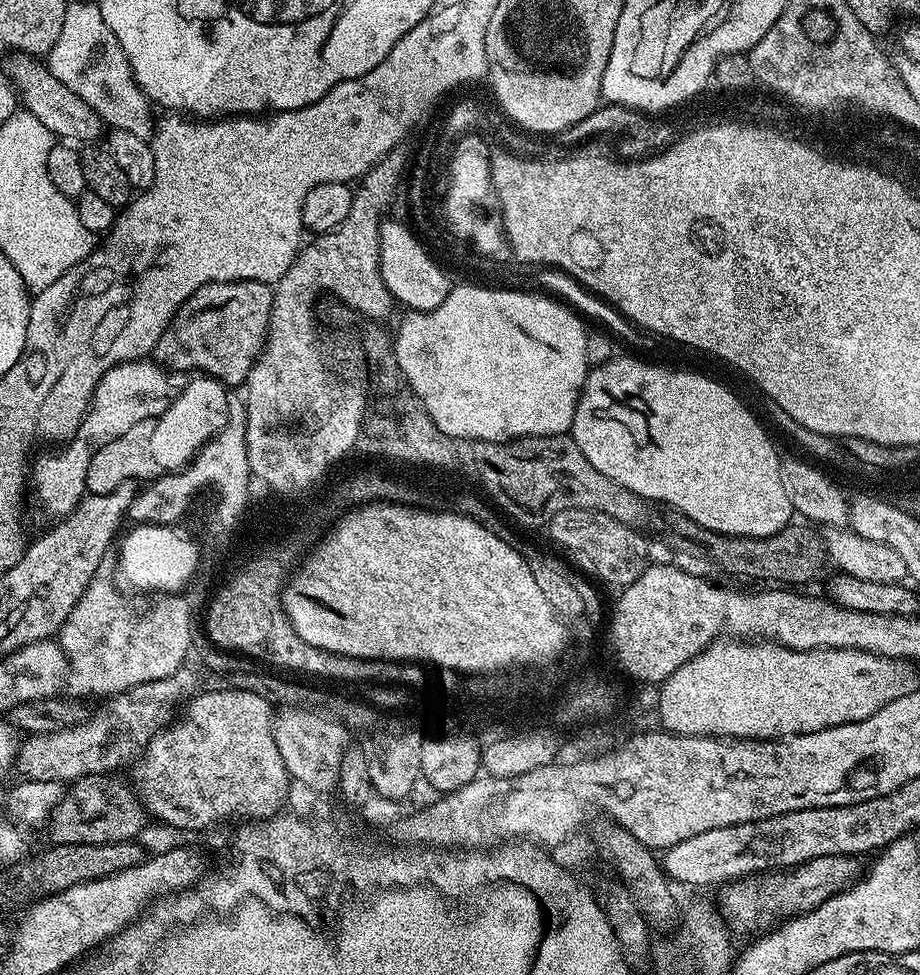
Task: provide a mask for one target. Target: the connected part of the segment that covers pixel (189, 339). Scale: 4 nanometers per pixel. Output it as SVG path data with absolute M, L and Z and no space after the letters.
M253 280L203 284L176 312L156 343L155 359L165 369L203 374L225 386L243 385L264 348L273 289Z

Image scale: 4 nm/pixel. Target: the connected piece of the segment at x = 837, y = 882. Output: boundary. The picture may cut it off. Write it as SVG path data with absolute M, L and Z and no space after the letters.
M823 855L822 858L806 860L792 869L754 874L731 881L719 891L725 913L722 914L730 924L732 922L731 927L735 931L750 932L754 928L764 927L767 929L778 921L812 912L822 902L851 887L861 875L860 863L855 856Z

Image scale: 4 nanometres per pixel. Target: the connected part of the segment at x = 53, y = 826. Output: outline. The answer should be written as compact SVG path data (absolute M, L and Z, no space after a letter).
M105 774L102 776L84 776L71 785L72 792L68 792L52 808L52 816L46 823L49 841L52 844L113 844L136 840L139 832L144 828L146 811L135 787L127 779L119 780L119 775Z

